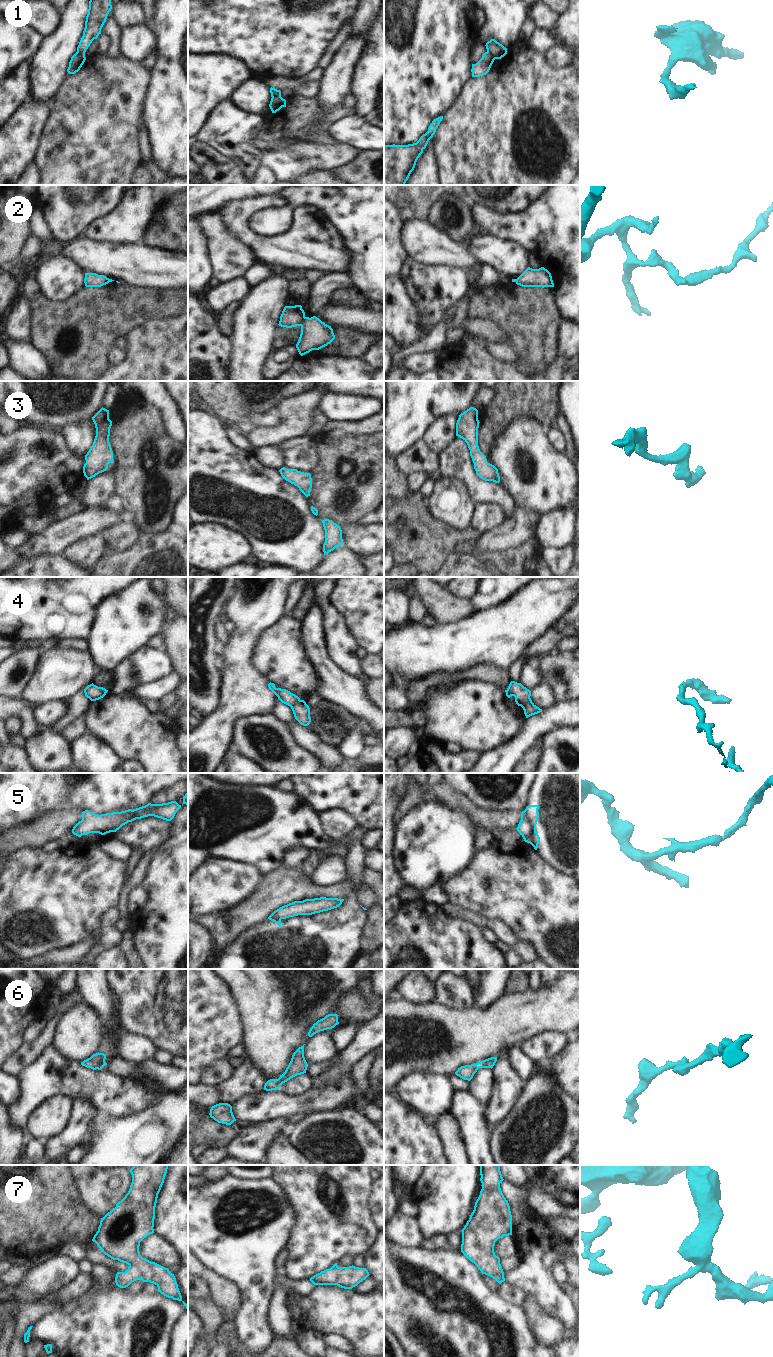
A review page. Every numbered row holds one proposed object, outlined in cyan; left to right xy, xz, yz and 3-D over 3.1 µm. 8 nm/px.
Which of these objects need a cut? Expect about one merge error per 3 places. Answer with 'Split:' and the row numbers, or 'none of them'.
Split: 1, 2, 4

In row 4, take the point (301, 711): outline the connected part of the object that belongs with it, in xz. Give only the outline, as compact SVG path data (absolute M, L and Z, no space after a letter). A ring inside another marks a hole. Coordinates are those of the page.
M299 700L291 706L295 719L303 726L308 726L311 722L310 708L304 700Z

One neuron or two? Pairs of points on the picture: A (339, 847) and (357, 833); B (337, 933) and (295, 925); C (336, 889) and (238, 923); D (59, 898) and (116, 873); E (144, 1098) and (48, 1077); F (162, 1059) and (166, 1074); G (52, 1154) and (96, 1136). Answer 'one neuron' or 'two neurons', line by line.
A: one neuron
B: one neuron
C: one neuron
D: one neuron
E: one neuron
F: two neurons
G: two neurons

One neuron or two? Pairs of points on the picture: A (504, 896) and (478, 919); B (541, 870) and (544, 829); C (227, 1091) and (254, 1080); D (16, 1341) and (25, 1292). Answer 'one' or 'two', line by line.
A: two
B: two
C: one
D: two

